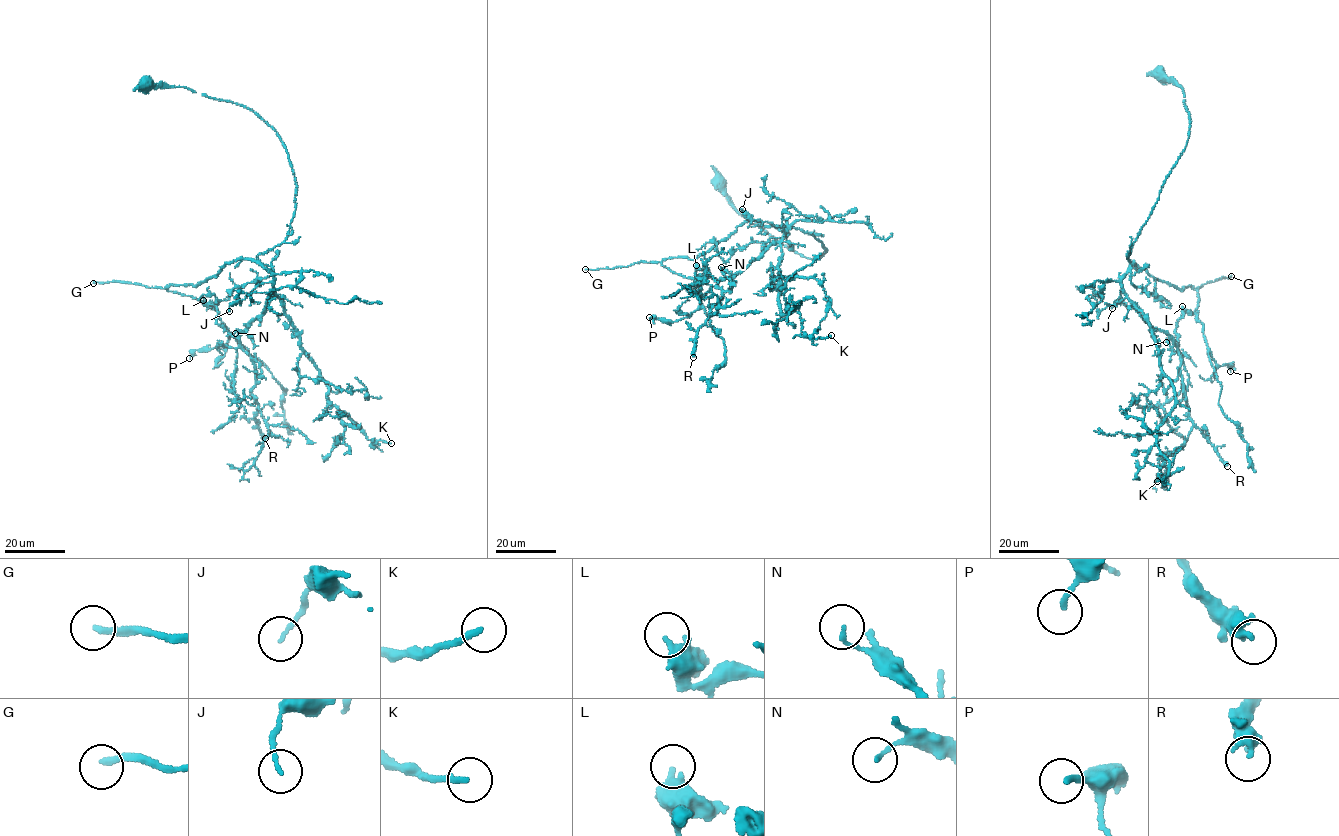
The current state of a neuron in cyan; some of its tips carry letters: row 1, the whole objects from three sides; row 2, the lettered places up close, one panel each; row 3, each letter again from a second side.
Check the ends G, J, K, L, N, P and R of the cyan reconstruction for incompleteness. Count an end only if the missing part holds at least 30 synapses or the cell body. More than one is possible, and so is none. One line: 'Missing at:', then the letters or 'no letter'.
Missing at: G

